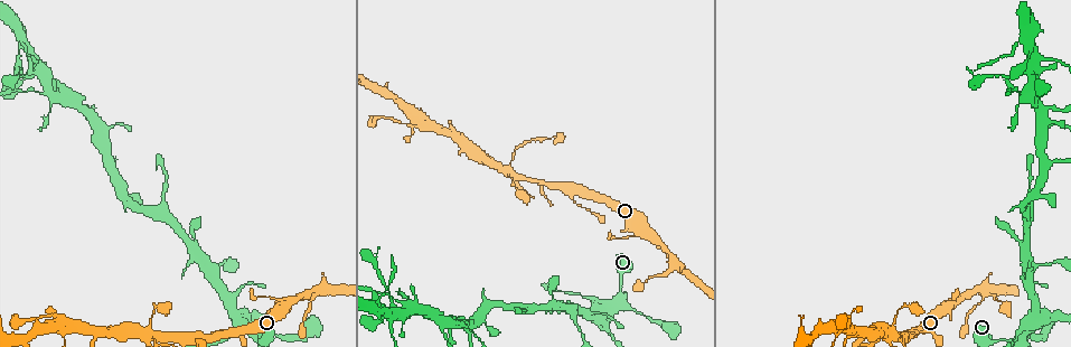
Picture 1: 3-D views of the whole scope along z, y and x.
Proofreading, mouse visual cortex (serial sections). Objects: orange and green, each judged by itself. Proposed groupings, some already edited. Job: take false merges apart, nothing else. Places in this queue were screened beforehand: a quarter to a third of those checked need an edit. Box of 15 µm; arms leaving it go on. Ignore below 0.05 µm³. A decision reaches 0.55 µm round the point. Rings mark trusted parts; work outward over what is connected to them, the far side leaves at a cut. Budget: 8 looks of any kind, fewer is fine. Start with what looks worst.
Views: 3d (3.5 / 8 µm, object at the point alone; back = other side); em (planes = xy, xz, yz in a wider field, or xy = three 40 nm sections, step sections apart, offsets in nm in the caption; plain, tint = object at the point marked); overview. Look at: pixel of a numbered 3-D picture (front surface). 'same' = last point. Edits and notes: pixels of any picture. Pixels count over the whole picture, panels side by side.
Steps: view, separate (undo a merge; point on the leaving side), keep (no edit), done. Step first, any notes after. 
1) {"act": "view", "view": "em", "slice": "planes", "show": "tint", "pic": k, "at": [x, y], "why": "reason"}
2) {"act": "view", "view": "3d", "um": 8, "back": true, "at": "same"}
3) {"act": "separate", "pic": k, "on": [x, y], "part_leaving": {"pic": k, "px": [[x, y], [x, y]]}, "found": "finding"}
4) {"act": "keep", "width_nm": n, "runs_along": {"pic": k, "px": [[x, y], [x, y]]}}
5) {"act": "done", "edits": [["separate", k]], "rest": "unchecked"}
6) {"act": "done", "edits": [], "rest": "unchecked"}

{"act": "view", "view": "3d", "um": 8, "back": true, "pic": 1, "at": [221, 337], "why": "sharp bend"}

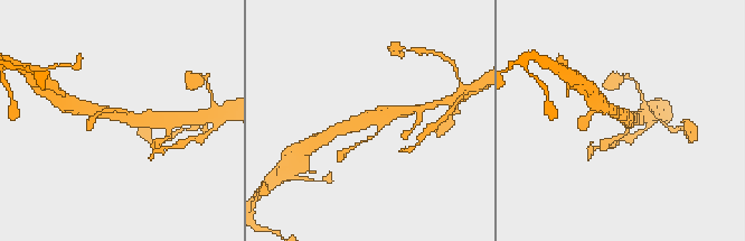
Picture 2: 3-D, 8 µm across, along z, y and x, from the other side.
{"act": "view", "view": "em", "slice": "planes", "show": "tint", "pic": 2, "at": [623, 116], "arms": 3, "arm_widths_nm": [100, 400, 400], "why": "now the EM"}

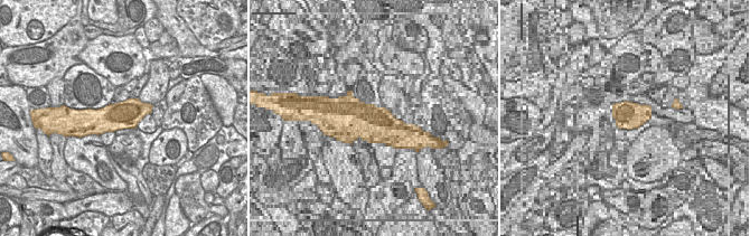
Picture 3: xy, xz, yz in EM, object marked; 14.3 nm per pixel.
{"act": "keep", "runs_along": {"pic": 2, "px": [[339, 128], [370, 116], [401, 112]]}, "found": "one cell here"}

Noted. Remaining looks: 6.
{"act": "view", "view": "3d", "um": 3.5, "pic": 1, "at": [892, 335], "why": "thin arm on a thick one"}

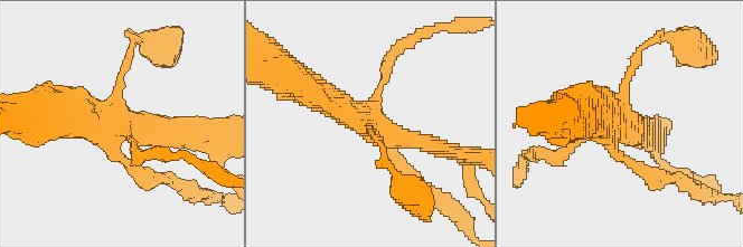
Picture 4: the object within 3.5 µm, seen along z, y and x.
{"act": "view", "view": "em", "slice": "xy", "step": 3, "show": "tint", "pic": 4, "at": [122, 121], "why": "need the tissue"}

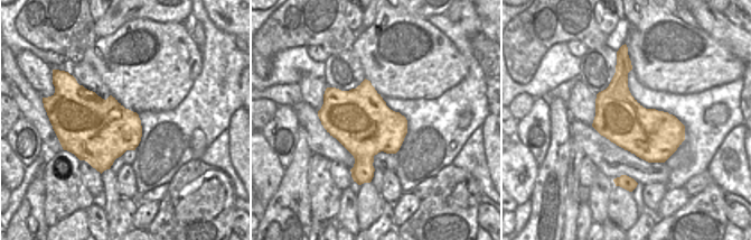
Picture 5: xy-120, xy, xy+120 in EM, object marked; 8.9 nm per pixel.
{"act": "separate", "pic": 4, "on": [140, 174], "part_leaving": {"pic": 4, "px": [[116, 155], [147, 177], [175, 177]]}, "found": "two cells meet here"}

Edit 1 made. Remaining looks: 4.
{"act": "view", "view": "overview", "why": "see it whole again"}

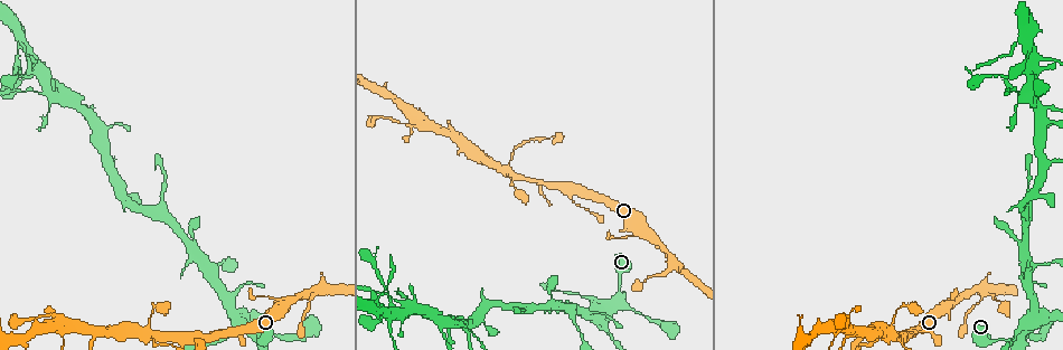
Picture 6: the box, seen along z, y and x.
{"act": "view", "view": "3d", "um": 8, "pic": 6, "at": [675, 263]}

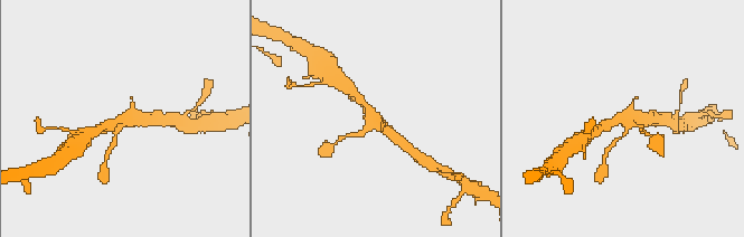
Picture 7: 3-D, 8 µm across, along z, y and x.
{"act": "view", "view": "3d", "um": 3.5, "pic": 7, "at": [120, 119]}

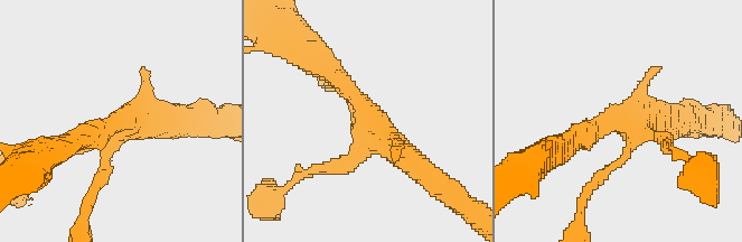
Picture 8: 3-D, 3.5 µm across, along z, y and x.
{"act": "view", "view": "em", "slice": "planes", "show": "tint", "pic": 8, "at": [628, 128]}

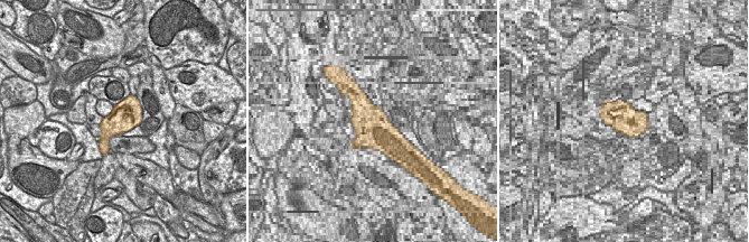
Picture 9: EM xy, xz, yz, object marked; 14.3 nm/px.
{"act": "keep", "width_nm": 420, "runs_along": {"pic": 8, "px": [[334, 76], [433, 179]]}, "found": "one cell here"}

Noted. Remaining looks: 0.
{"act": "done", "edits": [["separate", 4]], "rest": "unchecked"}

